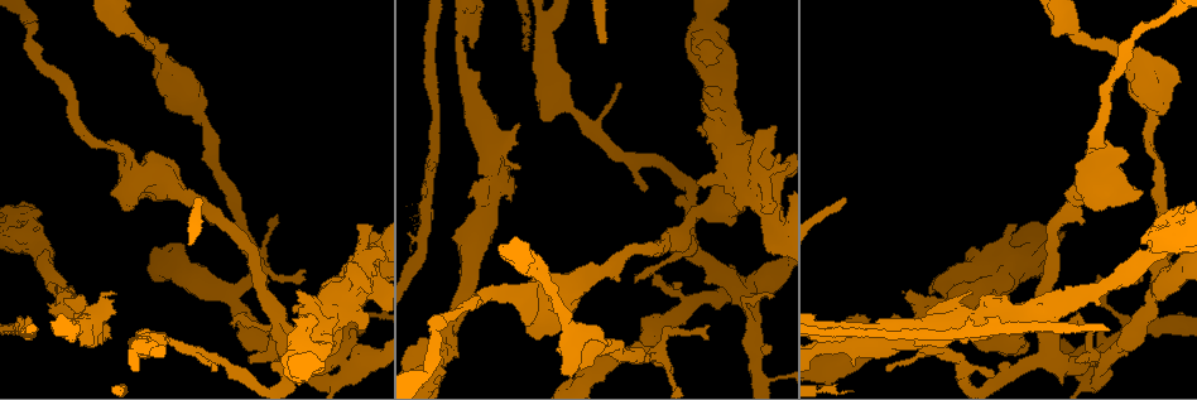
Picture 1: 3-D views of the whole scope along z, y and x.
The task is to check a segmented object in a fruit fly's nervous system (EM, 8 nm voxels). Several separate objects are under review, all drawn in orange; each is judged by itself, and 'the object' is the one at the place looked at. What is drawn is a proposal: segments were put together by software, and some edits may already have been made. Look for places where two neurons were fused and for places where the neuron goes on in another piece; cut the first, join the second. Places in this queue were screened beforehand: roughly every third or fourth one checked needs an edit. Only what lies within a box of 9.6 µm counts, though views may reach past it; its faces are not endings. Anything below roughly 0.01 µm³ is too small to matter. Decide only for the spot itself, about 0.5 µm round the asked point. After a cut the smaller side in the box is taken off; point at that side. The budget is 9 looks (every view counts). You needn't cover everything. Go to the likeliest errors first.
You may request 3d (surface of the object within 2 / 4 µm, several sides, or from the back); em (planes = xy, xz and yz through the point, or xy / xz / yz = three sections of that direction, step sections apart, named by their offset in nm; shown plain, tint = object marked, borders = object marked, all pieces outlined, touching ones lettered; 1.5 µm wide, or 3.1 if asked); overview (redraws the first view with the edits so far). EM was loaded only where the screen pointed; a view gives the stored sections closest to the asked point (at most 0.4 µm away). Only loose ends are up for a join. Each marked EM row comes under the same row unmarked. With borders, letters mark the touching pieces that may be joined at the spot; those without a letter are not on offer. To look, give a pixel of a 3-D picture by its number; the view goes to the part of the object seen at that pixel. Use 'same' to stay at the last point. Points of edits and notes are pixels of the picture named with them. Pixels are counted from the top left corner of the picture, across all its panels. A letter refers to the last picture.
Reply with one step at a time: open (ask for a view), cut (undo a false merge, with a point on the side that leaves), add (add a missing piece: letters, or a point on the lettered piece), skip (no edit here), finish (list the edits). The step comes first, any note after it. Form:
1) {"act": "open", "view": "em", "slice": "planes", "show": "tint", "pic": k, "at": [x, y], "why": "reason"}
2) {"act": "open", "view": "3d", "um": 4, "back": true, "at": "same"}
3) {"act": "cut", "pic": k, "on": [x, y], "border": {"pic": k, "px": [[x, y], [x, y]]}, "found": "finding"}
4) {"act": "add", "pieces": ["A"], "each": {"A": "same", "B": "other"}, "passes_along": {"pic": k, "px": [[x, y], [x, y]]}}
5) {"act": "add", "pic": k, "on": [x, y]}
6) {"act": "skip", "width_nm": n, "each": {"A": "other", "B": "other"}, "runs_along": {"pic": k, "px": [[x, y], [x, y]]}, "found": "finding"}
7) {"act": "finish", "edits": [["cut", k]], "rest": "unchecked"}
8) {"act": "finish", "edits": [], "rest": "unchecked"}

{"act": "open", "view": "3d", "um": 4, "pic": 1, "at": [515, 143], "why": "free end"}

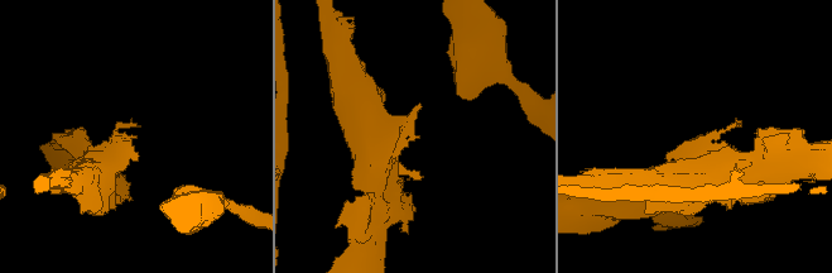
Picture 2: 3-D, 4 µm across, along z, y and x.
{"act": "open", "view": "em", "slice": "xy", "step": 4, "show": "tint", "pic": 2, "at": [134, 138], "why": "need the tissue"}

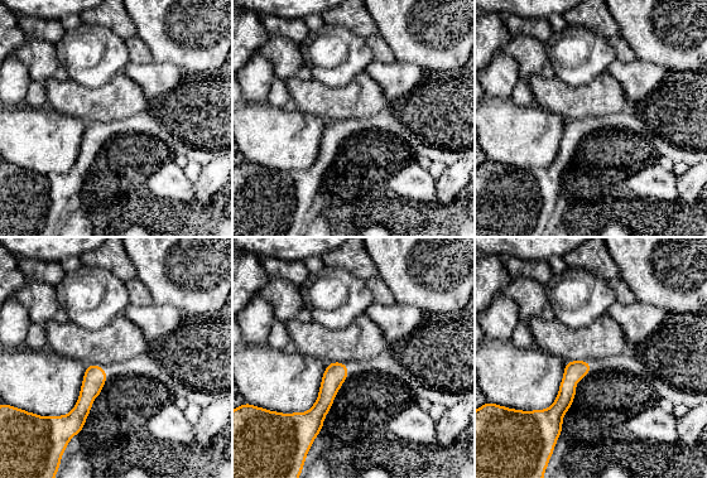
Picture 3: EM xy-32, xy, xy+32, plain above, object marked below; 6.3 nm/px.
{"act": "open", "view": "em", "slice": "xy", "step": 4, "show": "borders", "at": "same"}

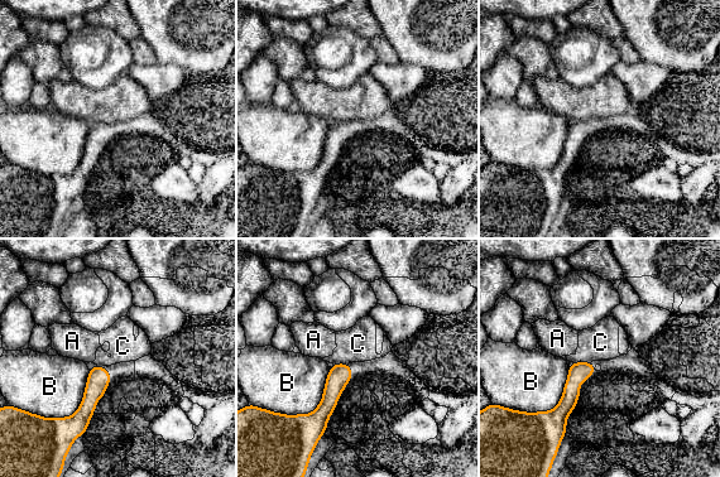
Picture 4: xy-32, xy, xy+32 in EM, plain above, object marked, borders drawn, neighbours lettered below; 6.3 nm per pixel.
{"act": "skip", "each": {"A": "other", "B": "other", "C": "other"}, "runs_along": {"pic": 4, "px": [[588, 365], [556, 417]]}, "found": "none of them fits"}

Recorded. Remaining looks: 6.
{"act": "open", "view": "em", "slice": "planes", "show": "borders", "pic": 1, "at": [1069, 299], "why": "thick turns thin"}

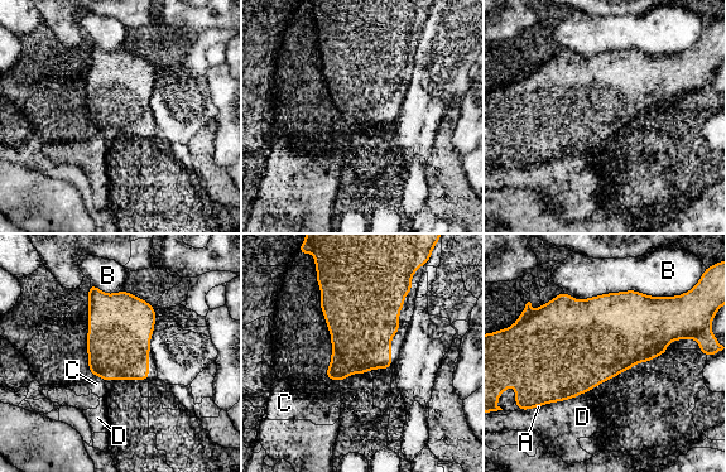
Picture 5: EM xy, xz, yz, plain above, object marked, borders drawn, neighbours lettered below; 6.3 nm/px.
{"act": "skip", "each": {"A": "other", "B": "other", "C": "other", "D": "other"}, "border": {"pic": 5, "px": [[683, 293], [619, 290], [580, 299]]}, "found": "all the same neuron"}

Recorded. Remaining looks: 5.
{"act": "open", "view": "3d", "um": 4, "pic": 1, "at": [678, 239], "why": "thin neck"}

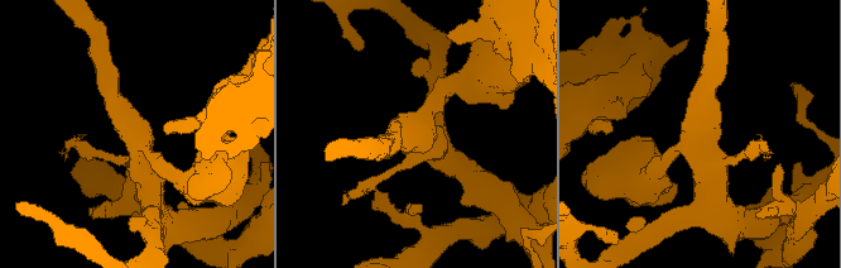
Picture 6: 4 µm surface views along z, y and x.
{"act": "open", "view": "em", "slice": "xz", "step": 4, "show": "tint", "pic": 6, "at": [705, 132], "why": "now the EM"}

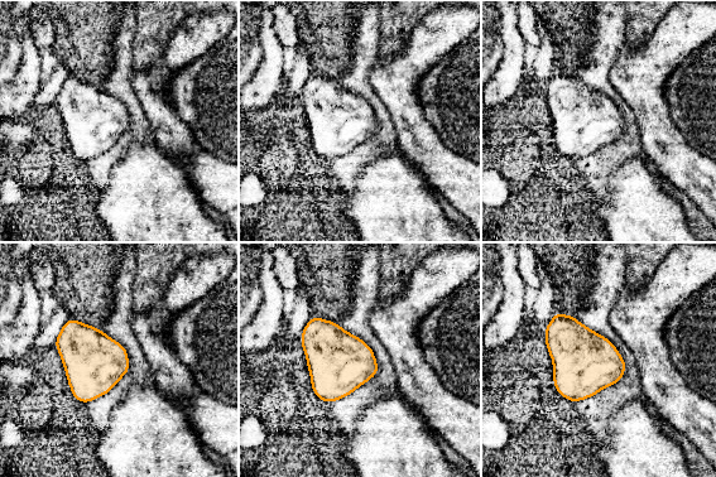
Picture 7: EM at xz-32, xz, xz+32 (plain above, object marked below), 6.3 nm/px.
{"act": "open", "view": "em", "slice": "planes", "show": "borders", "at": "same"}

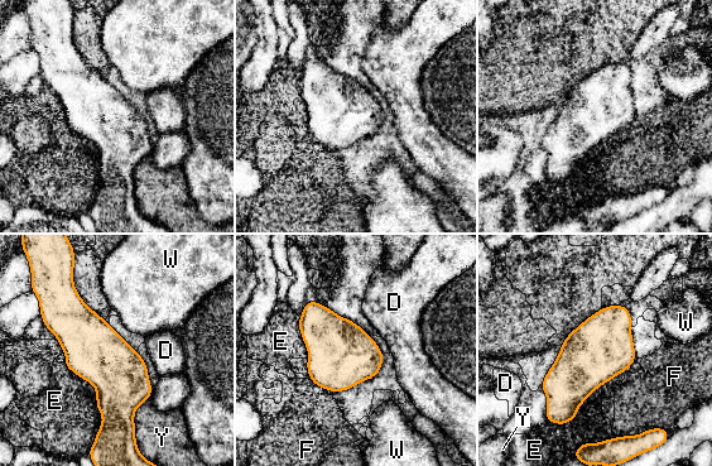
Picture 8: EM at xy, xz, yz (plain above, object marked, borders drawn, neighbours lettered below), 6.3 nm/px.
{"act": "skip", "width_nm": 300, "each": {"D": "other", "E": "other", "F": "other", "W": "other", "Y": "other"}, "border": {"pic": 8, "px": [[57, 339], [95, 388], [88, 454]]}, "found": "continuous, no second neuron"}

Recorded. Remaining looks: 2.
{"act": "open", "view": "3d", "um": 4, "pic": 1, "at": [848, 337], "why": "branch stops here"}

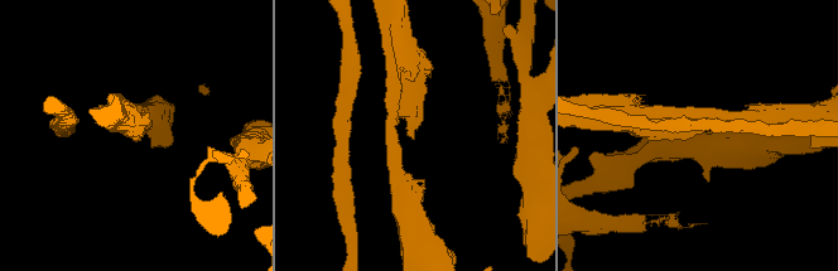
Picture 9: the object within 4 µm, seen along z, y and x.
{"act": "open", "view": "em", "slice": "planes", "show": "borders", "pic": 9, "at": [406, 135], "arm_widths_nm": [220, 280], "why": "now the EM"}

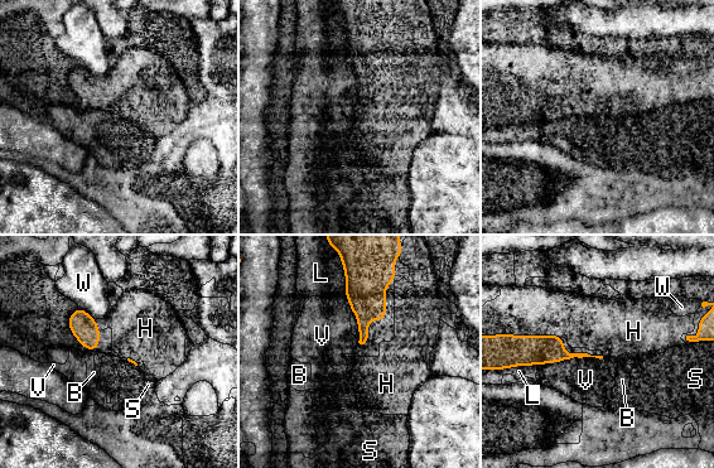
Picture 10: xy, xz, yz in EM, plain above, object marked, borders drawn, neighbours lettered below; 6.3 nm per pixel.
{"act": "add", "pieces": ["H"], "each": {"B": "other", "H": "same", "L": "other", "S": "other", "V": "other", "W": "other"}, "found": "it goes on there"}

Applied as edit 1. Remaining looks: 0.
{"act": "finish", "edits": [["add", 10]], "rest": "unchecked"}

